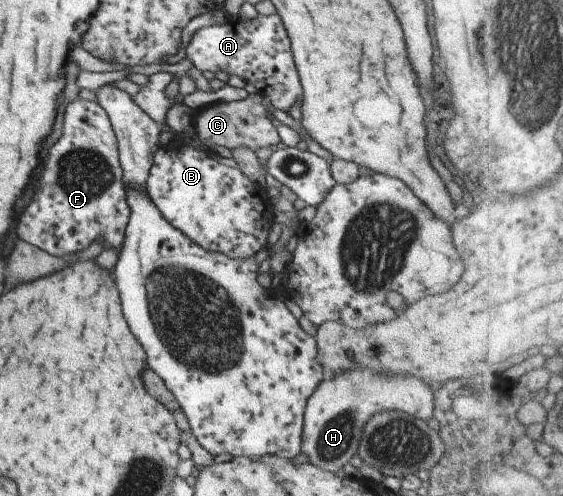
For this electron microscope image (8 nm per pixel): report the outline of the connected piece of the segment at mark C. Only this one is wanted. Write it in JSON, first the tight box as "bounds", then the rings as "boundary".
{"bounds":[195,93,280,153],"boundary":[[[250,93],[246,98],[233,103],[215,102],[195,109],[195,135],[207,148],[223,153],[231,153],[237,148],[249,148],[259,151],[261,147],[271,149],[280,142],[277,128],[269,117],[267,108],[263,105],[262,95]]]}

